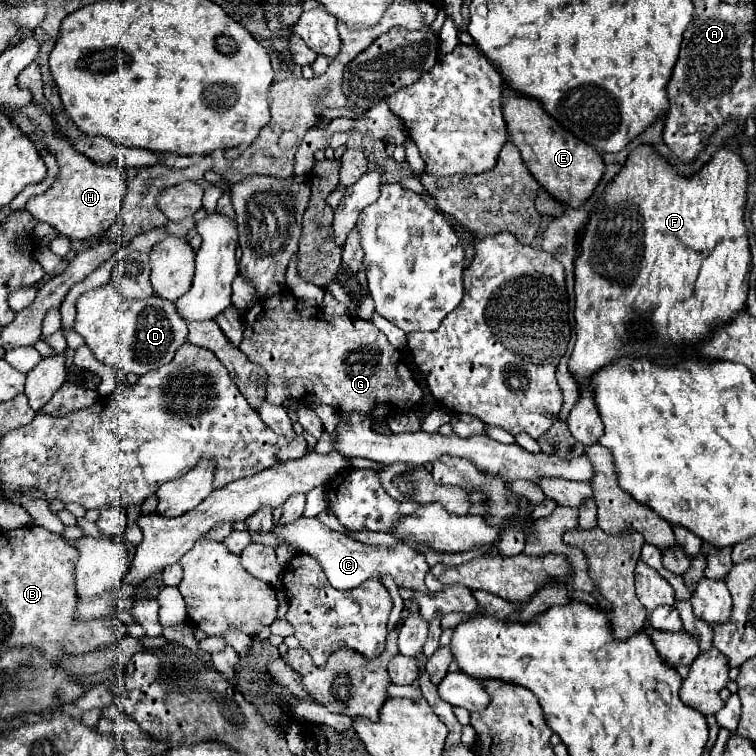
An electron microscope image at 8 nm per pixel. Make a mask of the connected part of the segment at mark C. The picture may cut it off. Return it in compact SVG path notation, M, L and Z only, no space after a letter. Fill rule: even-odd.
M299 517L295 523L291 523L291 527L275 525L273 533L277 533L281 539L295 545L299 551L315 557L319 561L319 565L323 567L329 583L335 589L343 589L343 591L355 589L361 583L365 583L367 579L381 579L385 575L391 575L399 587L405 587L405 589L417 591L417 593L425 593L425 595L431 593L425 585L425 575L429 571L425 557L417 549L413 549L405 543L397 543L393 547L363 545L363 543L357 543L355 539L351 539L349 535L329 529L317 517Z

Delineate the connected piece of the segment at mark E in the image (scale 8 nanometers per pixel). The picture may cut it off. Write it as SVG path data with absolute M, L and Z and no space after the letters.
M503 89L503 117L507 121L507 133L511 143L519 149L525 165L531 175L543 185L543 189L563 205L573 209L581 207L599 185L605 163L597 149L583 143L567 129L559 127L555 119L551 119L537 101L529 101L511 89Z

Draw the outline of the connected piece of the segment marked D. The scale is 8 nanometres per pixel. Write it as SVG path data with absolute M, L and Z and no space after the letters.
M111 283L91 289L77 299L75 331L83 335L95 359L111 365L115 371L123 369L135 375L143 375L169 363L175 351L187 341L189 333L187 323L175 315L173 303L167 303L157 295L141 301L127 301L119 291L115 291L115 287L111 287Z

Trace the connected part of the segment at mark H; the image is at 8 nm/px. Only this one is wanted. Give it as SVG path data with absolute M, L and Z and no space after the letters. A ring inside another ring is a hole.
M27 103L27 107L23 107L21 113L9 117L17 127L21 127L31 137L31 141L37 143L37 149L49 147L49 151L57 157L57 163L61 167L61 177L53 181L51 189L27 201L27 211L33 215L33 219L49 223L51 227L55 227L59 235L71 241L91 239L107 231L117 221L125 199L125 191L127 191L125 169L115 165L97 167L89 159L83 159L83 155L79 155L79 151L71 147L69 139L61 137L55 131L55 121L51 119L51 115L33 103Z

